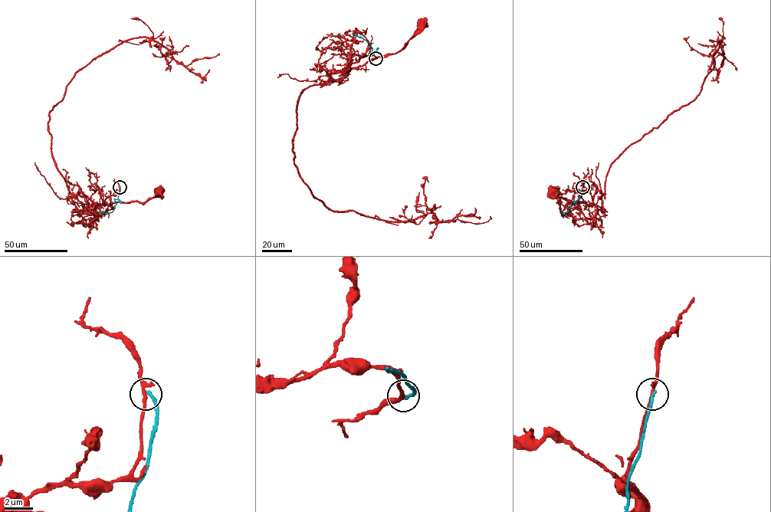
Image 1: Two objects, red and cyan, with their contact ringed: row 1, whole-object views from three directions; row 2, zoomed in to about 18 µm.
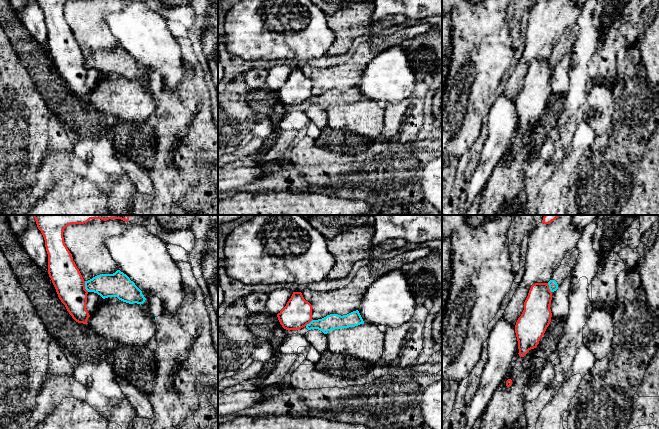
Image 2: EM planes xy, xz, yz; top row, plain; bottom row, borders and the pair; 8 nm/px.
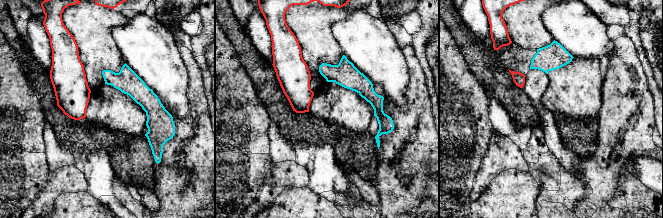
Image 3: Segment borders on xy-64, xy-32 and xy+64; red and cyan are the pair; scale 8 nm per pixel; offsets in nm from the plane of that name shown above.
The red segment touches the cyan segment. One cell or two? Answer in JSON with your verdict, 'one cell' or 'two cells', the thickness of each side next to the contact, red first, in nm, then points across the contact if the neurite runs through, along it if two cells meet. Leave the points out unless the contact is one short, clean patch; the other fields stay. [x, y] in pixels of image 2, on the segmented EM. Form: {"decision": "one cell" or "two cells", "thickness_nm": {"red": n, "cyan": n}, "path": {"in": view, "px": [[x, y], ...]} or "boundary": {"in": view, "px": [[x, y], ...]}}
{"decision": "two cells", "thickness_nm": {"red": 240, "cyan": 190}, "boundary": {"in": "xy", "px": [[84, 281], [84, 287], [88, 291]]}}

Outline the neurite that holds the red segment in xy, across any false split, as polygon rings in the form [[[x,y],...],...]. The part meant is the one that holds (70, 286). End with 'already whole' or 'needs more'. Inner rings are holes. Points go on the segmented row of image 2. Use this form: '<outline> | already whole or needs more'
[[[34,215],[41,231],[48,254],[48,274],[56,289],[59,299],[65,305],[72,318],[88,324],[90,317],[87,309],[85,281],[73,261],[72,254],[64,242],[63,231],[71,224],[84,224],[90,219],[129,220],[130,215]]] | already whole

